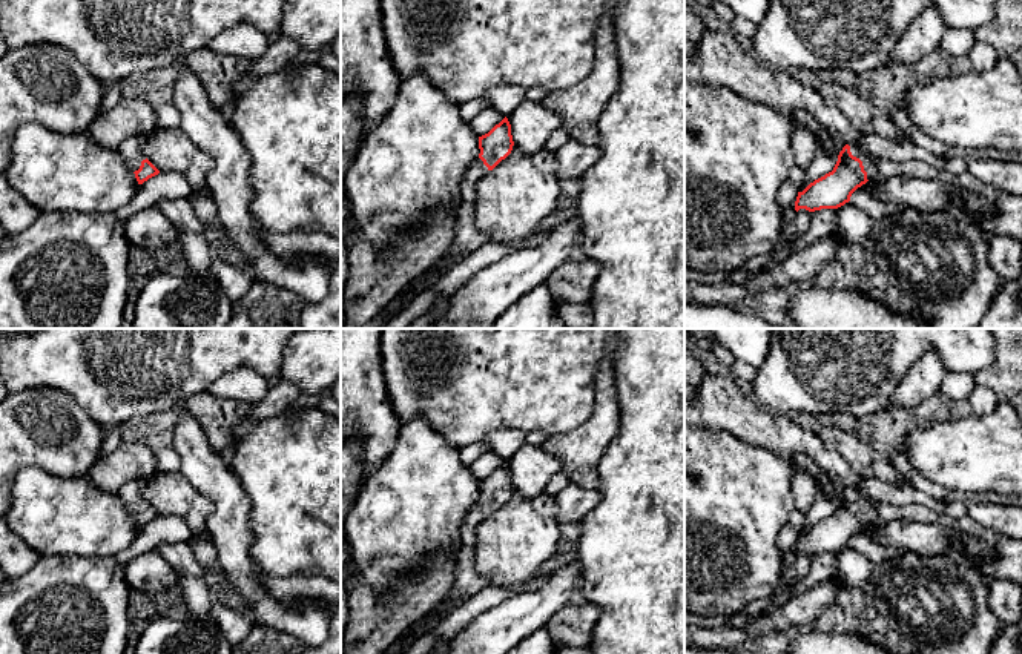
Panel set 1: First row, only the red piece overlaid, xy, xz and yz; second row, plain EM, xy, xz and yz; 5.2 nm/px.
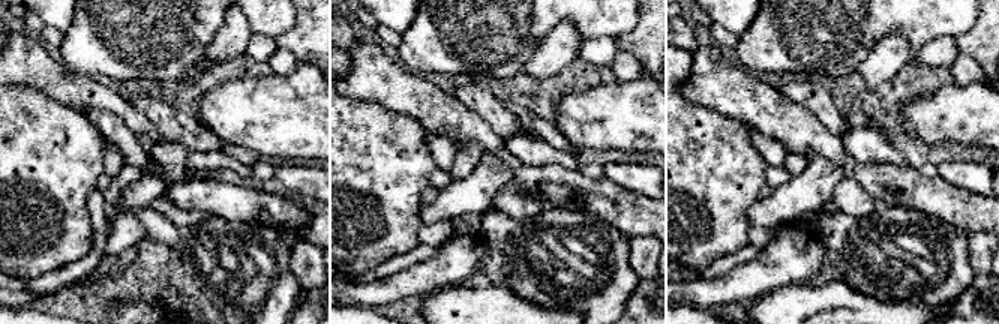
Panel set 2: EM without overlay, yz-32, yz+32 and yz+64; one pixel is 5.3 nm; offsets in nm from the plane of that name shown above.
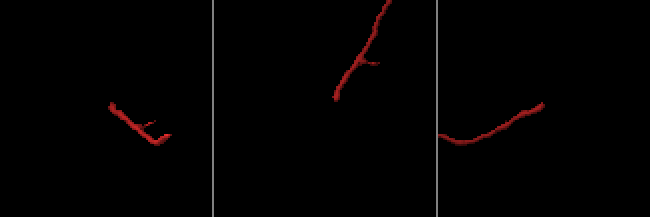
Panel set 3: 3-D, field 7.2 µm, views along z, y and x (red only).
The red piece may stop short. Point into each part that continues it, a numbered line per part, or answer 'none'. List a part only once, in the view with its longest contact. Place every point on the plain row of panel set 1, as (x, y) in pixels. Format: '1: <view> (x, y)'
1: yz (872, 493)

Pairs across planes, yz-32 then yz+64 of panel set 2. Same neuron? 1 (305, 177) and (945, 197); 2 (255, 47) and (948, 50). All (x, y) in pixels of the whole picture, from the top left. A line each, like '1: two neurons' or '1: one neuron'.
1: two neurons
2: one neuron

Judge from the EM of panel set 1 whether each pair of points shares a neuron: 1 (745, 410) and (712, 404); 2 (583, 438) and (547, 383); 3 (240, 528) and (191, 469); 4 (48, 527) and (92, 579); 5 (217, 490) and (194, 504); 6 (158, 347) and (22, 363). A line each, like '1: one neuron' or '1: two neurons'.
1: one neuron
2: two neurons
3: one neuron
4: two neurons
5: two neurons
6: one neuron

